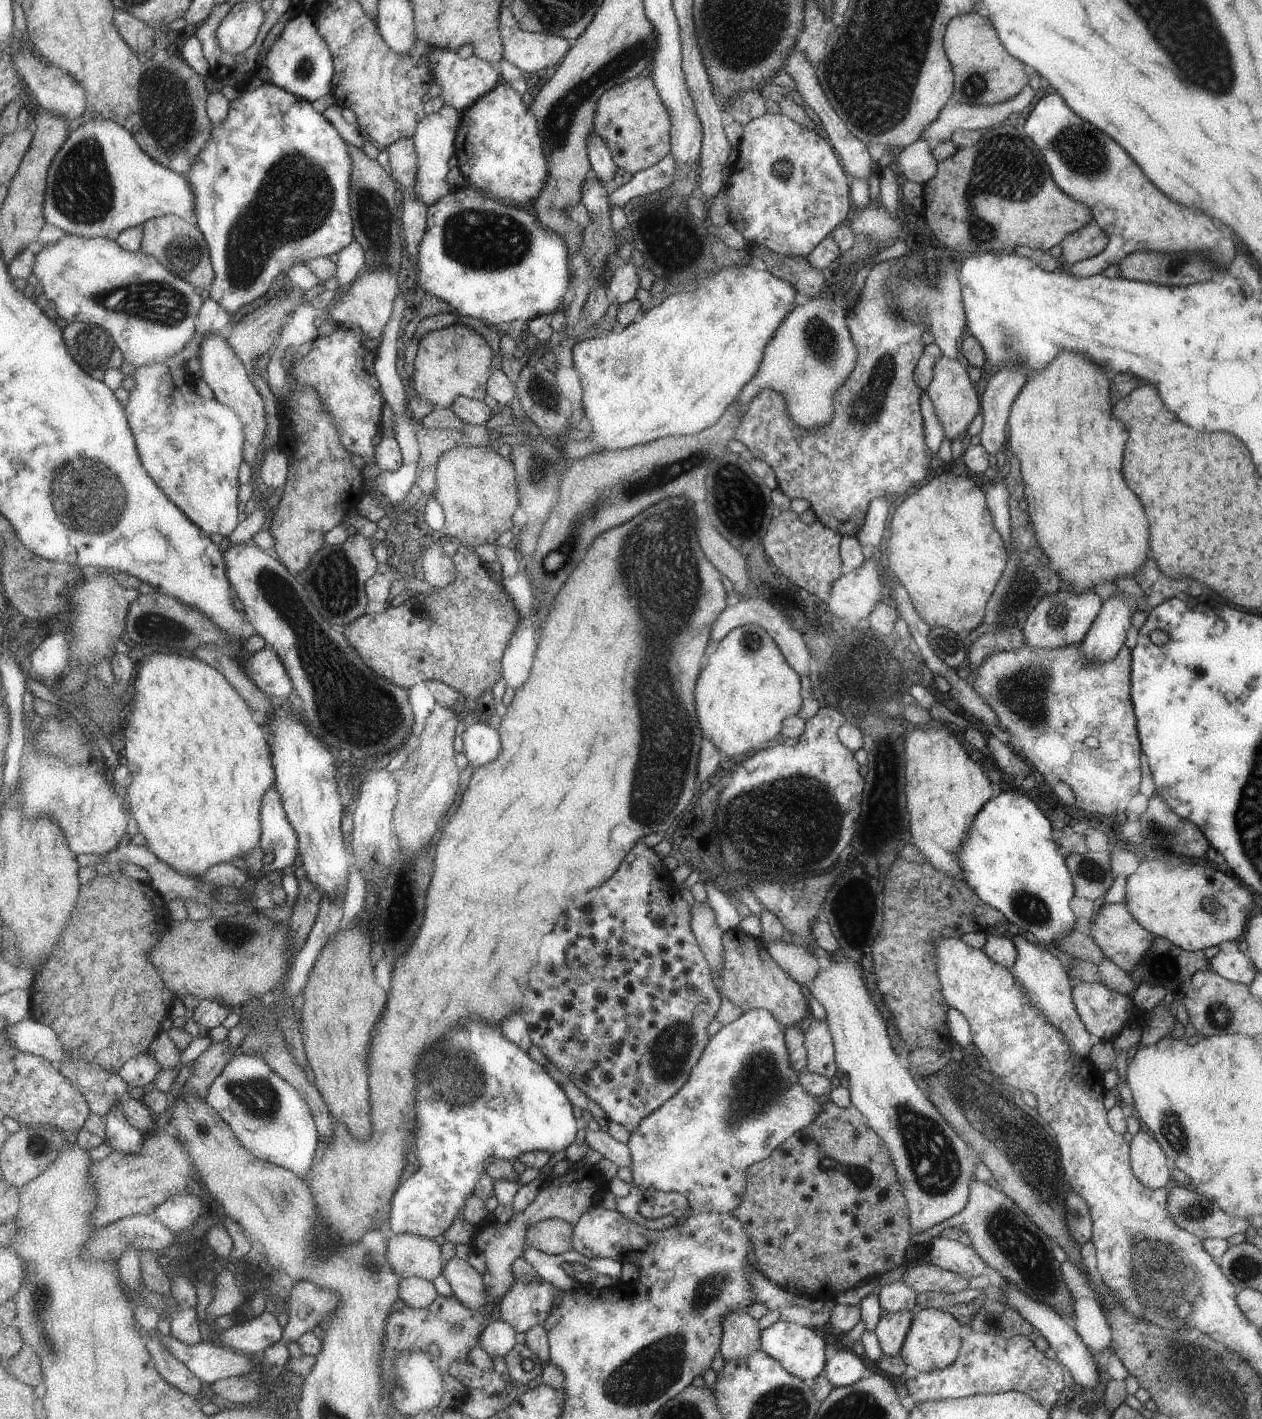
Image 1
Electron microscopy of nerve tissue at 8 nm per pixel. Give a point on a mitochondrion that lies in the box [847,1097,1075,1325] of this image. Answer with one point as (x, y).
(1026, 1251)

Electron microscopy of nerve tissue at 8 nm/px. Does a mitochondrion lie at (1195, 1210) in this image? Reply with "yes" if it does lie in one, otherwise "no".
yes

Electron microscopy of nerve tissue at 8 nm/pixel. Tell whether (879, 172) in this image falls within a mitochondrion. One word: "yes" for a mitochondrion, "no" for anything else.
no

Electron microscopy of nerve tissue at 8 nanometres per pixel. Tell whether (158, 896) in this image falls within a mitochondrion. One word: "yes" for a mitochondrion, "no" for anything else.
no

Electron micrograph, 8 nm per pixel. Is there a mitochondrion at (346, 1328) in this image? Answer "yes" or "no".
no

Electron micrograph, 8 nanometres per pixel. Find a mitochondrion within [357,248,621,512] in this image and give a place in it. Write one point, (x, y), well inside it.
(540, 392)

